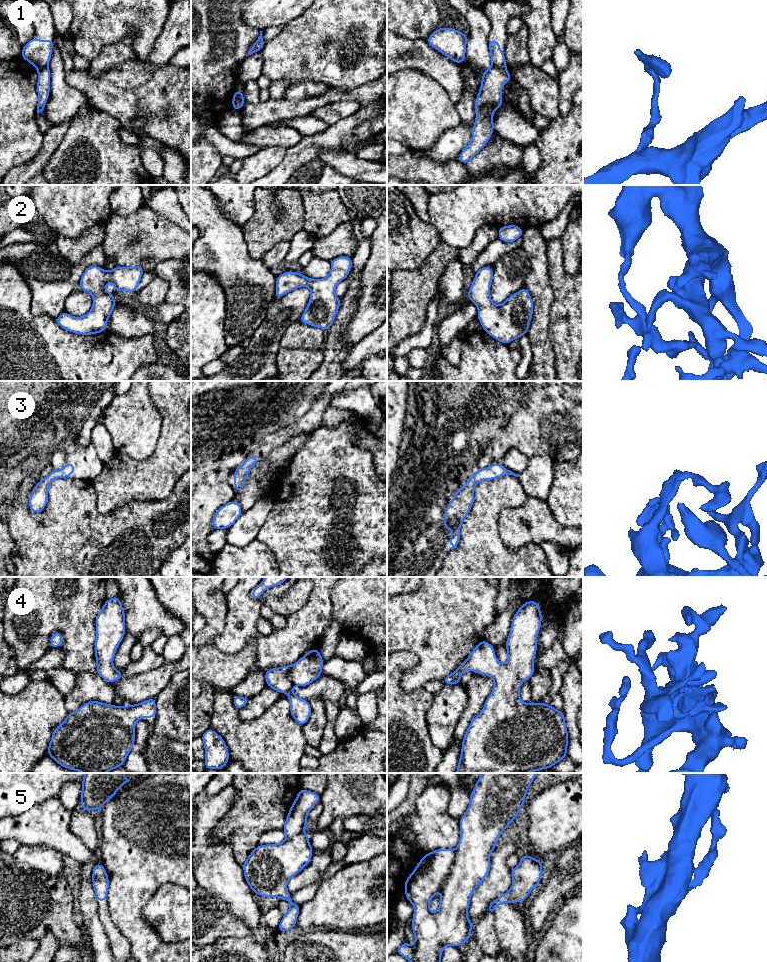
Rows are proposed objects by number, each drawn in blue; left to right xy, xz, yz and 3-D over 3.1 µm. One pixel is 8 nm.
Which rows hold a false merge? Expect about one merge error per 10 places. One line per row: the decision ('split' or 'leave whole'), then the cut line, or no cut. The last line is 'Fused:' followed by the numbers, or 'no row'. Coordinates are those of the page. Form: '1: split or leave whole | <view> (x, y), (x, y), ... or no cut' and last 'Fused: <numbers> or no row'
1: split | yz (492, 65), (505, 70)
2: leave whole | no cut
3: leave whole | no cut
4: leave whole | no cut
5: leave whole | no cut
Fused: 1

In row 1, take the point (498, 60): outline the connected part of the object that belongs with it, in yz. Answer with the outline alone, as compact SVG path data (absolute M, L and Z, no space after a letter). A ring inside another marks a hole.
M491 38L488 39L488 47L490 50L490 59L492 66L501 70L506 70L506 59L505 53L500 51L500 41L493 41Z

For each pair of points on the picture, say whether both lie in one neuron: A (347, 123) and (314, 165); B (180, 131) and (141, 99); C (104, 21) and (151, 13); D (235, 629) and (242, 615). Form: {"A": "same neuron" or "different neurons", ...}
{"A": "different neurons", "B": "same neuron", "C": "same neuron", "D": "same neuron"}

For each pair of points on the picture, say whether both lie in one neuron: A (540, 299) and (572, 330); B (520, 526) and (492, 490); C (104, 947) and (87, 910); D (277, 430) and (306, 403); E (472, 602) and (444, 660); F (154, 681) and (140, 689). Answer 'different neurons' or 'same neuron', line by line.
A: different neurons
B: different neurons
C: same neuron
D: same neuron
E: same neuron
F: same neuron

